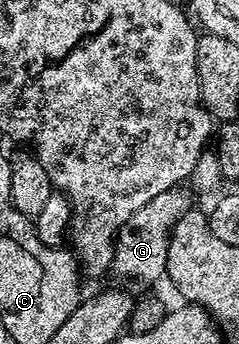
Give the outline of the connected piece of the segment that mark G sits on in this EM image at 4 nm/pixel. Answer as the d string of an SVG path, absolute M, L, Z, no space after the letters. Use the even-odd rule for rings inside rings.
M180 187L169 188L163 194L151 198L147 206L135 210L135 214L127 218L125 225L117 229L117 235L113 241L111 272L122 276L125 280L142 280L145 284L165 276L169 229L183 213L190 211L191 208L188 198L181 191Z

